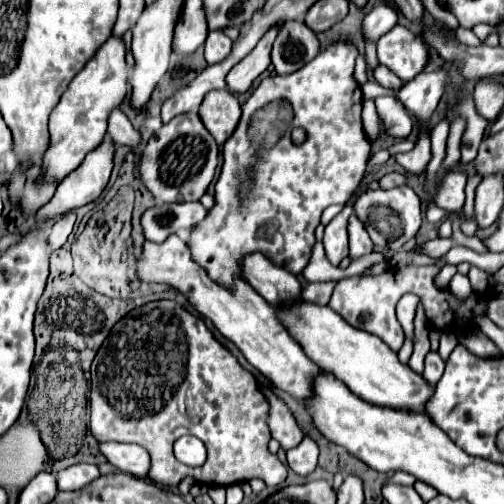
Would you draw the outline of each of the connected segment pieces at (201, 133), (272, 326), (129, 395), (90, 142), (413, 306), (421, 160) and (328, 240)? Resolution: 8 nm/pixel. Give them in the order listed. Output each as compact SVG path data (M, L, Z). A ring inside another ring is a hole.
M196 111L176 115L154 133L140 159L140 175L146 189L162 203L200 201L218 165L218 145Z
M178 235L168 237L164 243L144 241L142 251L136 253L136 275L142 283L162 283L184 295L186 301L200 315L208 317L214 327L242 351L246 361L278 389L296 399L308 399L312 395L312 379L320 373L320 367L310 361L288 331L280 327L272 305L268 305L268 301L264 301L264 297L260 297L246 281L236 277L230 287L212 281L206 269L192 259L188 243Z
M152 301L146 303L128 315L124 315L110 331L104 345L98 349L92 361L92 389L90 389L90 431L98 443L106 441L120 441L120 443L136 443L144 447L152 457L152 467L148 477L154 483L176 487L182 477L192 475L202 485L234 485L238 481L250 481L254 477L262 479L266 487L278 487L286 479L286 467L280 463L278 455L268 451L270 429L268 429L268 399L260 391L252 373L240 367L236 357L222 347L214 335L208 331L204 321L182 307L178 301ZM194 363L196 373L202 379L202 385L208 387L210 395L216 397L214 409L208 411L198 423L192 423L184 413L178 411L174 391L186 379L186 365ZM182 435L198 437L208 451L208 459L202 467L188 467L180 463L174 453L172 445Z
M108 37L108 41L92 55L92 59L84 65L84 69L72 79L72 83L68 85L68 89L64 91L64 95L60 97L60 103L54 107L54 111L50 113L50 147L48 147L48 151L46 151L46 169L44 169L44 173L46 173L46 177L42 177L42 179L38 179L38 181L44 181L44 179L58 179L58 181L62 181L68 173L72 173L80 163L82 163L82 159L86 157L86 153L88 151L92 151L92 149L96 149L100 143L102 143L102 139L104 139L104 135L106 135L106 123L108 123L108 113L112 111L112 109L116 109L116 107L120 107L120 103L126 99L126 95L128 95L128 65L126 65L126 43L124 43L124 39L122 37Z
M406 293L400 301L398 301L398 307L396 307L396 315L398 315L398 321L406 333L408 339L412 339L412 323L414 323L414 315L416 315L416 309L418 309L418 303L420 303L420 297L414 295L414 293Z
M422 133L416 147L410 153L398 153L394 155L396 163L406 171L406 173L422 173L430 161L430 135Z
M346 205L324 229L324 251L326 259L332 265L338 265L348 255L348 217L352 213L352 207Z

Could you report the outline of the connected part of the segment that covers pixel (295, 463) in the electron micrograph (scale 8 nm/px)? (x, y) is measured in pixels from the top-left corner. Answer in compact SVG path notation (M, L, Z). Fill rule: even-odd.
M304 437L302 443L296 449L290 449L286 455L288 467L300 477L308 477L318 463L318 445L310 437Z

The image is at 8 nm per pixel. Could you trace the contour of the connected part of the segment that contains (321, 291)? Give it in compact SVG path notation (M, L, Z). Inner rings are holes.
M328 281L328 283L306 283L302 287L302 297L306 301L310 301L310 303L326 305L330 301L334 285L336 285L336 281Z

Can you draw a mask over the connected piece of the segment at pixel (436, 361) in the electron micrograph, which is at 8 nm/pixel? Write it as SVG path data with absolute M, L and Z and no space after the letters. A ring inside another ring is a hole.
M428 353L426 355L426 363L424 363L426 367L424 367L424 373L422 373L422 377L426 379L426 381L430 381L430 385L436 385L438 383L438 379L442 377L442 373L444 373L444 361L440 359L440 355L438 353Z

